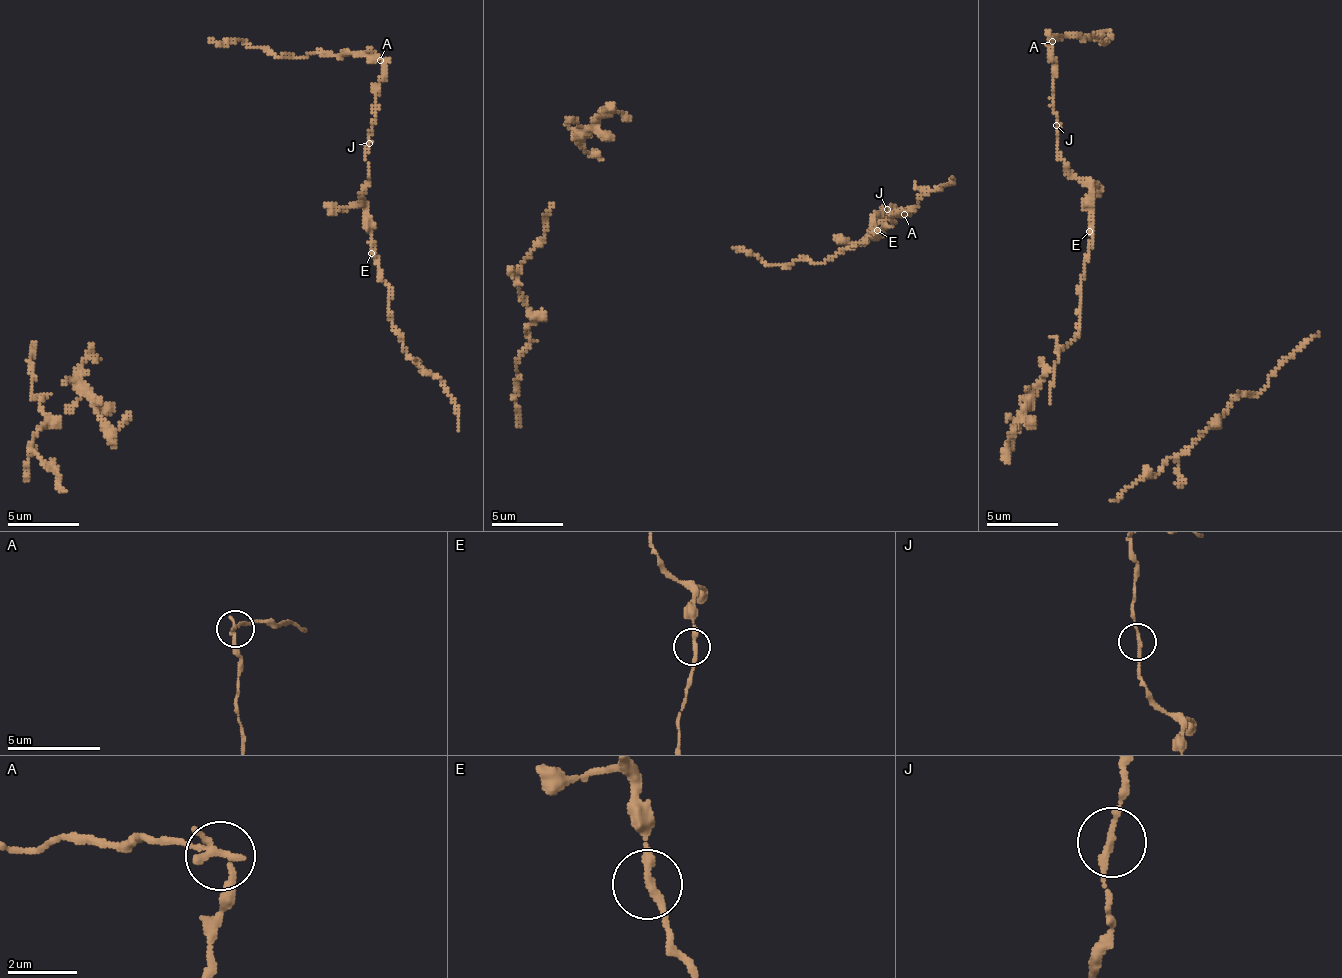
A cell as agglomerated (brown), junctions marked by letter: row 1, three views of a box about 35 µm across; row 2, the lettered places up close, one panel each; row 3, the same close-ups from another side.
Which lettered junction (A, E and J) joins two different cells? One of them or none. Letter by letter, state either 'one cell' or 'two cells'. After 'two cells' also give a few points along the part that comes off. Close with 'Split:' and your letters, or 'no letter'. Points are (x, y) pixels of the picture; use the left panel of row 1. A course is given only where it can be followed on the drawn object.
A: two cells | (379, 59), (317, 52), (300, 58), (275, 58), (243, 44), (209, 39)
E: one cell
J: one cell
Split: A

